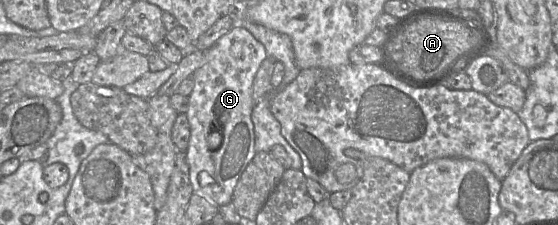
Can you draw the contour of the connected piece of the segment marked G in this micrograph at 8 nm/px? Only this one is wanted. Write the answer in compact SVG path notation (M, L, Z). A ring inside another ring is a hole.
M234 26L205 52L206 62L194 74L194 87L190 94L187 119L190 124L190 140L186 152L189 178L193 193L203 196L218 207L232 202L234 188L255 154L254 125L251 119L253 107L252 86L261 63L268 57L266 48L245 28ZM207 172L212 182L200 186L198 175Z

